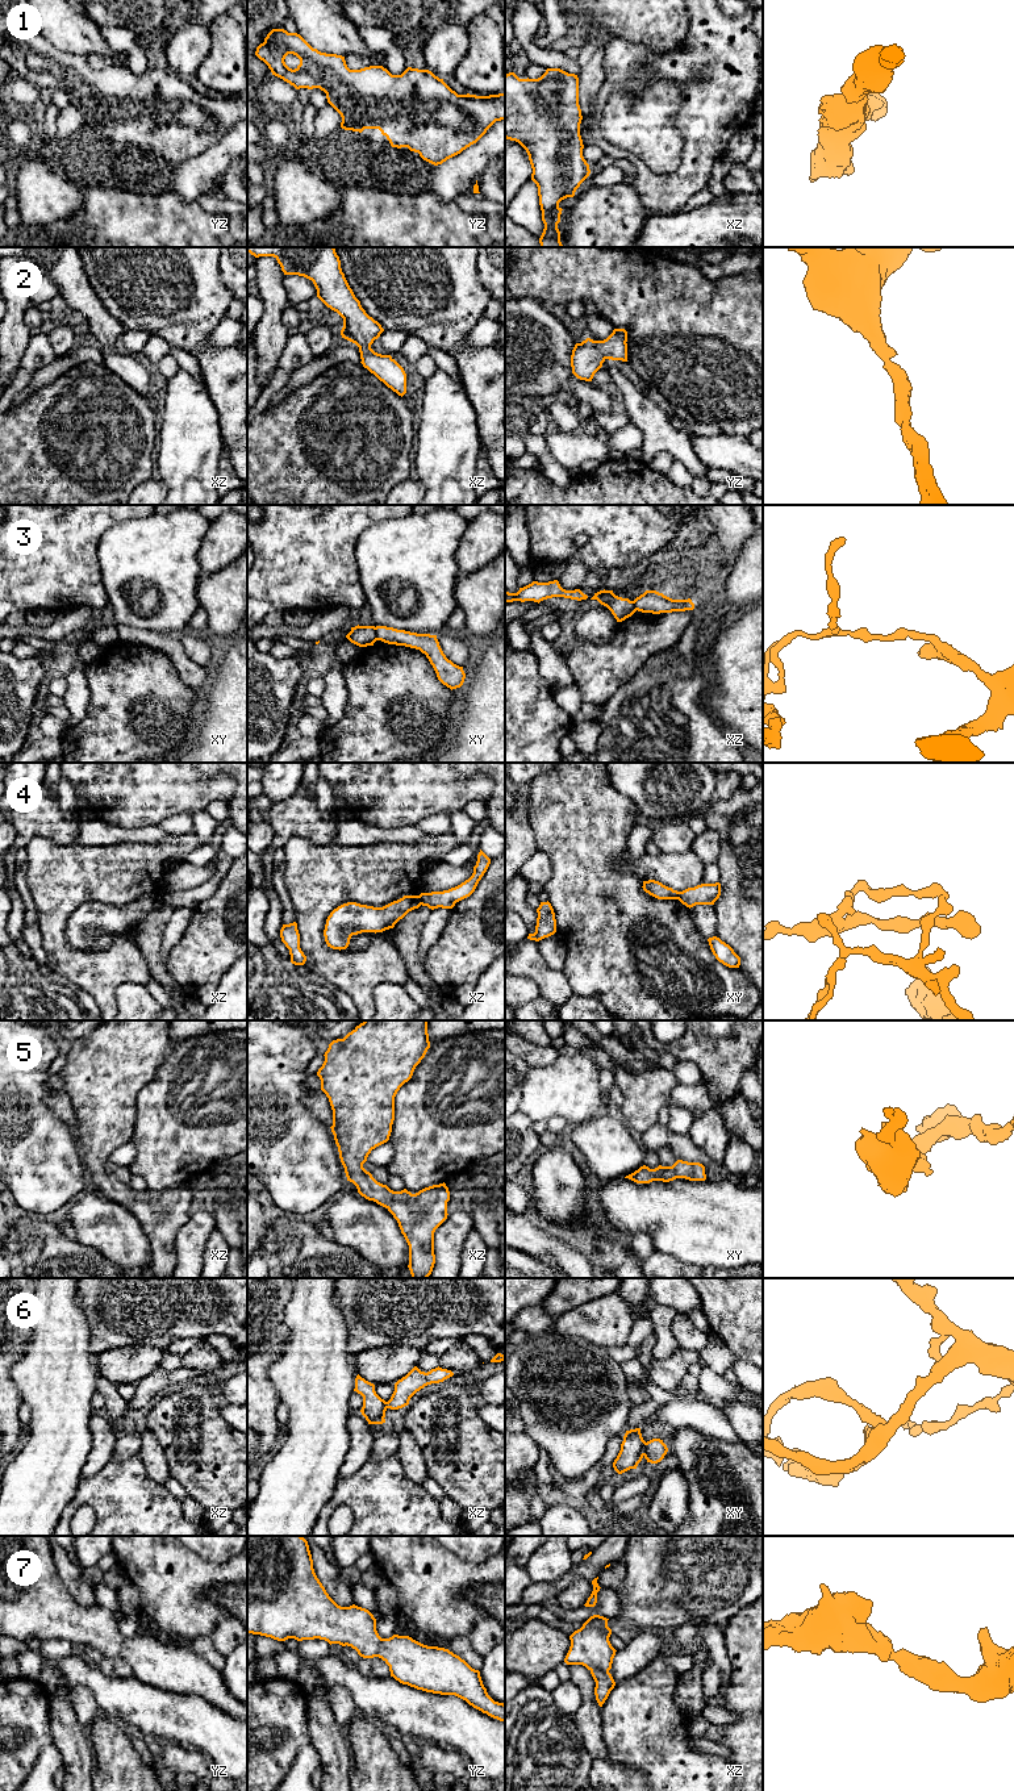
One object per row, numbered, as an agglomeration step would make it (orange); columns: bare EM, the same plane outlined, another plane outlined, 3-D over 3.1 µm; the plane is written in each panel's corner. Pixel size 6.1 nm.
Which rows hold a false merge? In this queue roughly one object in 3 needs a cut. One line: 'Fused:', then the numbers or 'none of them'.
Fused: 3, 4, 6

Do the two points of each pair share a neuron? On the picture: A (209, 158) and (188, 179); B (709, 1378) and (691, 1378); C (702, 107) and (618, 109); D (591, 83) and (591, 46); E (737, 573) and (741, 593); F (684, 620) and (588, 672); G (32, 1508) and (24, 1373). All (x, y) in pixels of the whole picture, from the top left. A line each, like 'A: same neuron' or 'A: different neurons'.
A: same neuron
B: different neurons
C: different neurons
D: same neuron
E: same neuron
F: same neuron
G: same neuron

